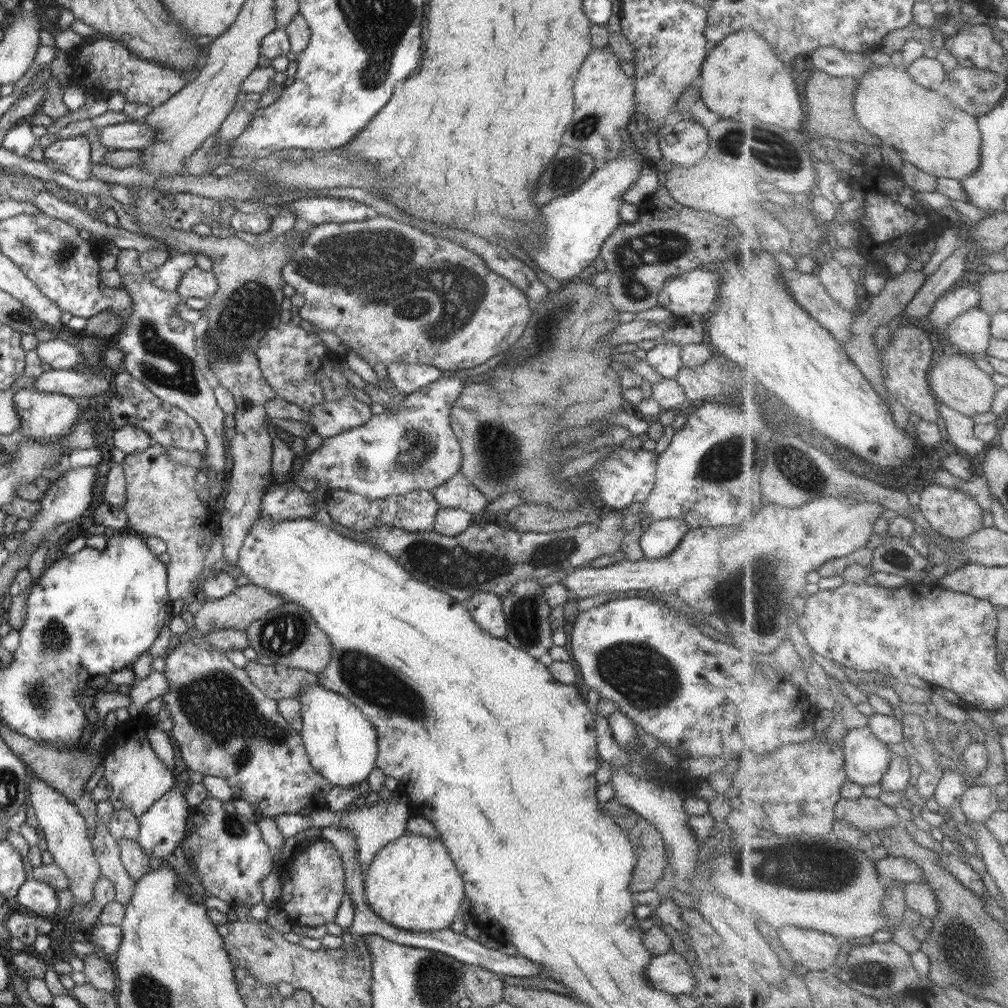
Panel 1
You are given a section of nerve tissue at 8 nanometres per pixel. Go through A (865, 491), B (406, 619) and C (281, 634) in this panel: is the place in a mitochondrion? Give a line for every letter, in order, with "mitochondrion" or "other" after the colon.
A: other
B: other
C: mitochondrion

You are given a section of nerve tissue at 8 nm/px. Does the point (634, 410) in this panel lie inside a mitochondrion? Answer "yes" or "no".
no

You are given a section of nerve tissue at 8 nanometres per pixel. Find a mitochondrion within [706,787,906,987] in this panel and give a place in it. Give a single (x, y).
(777, 870)

